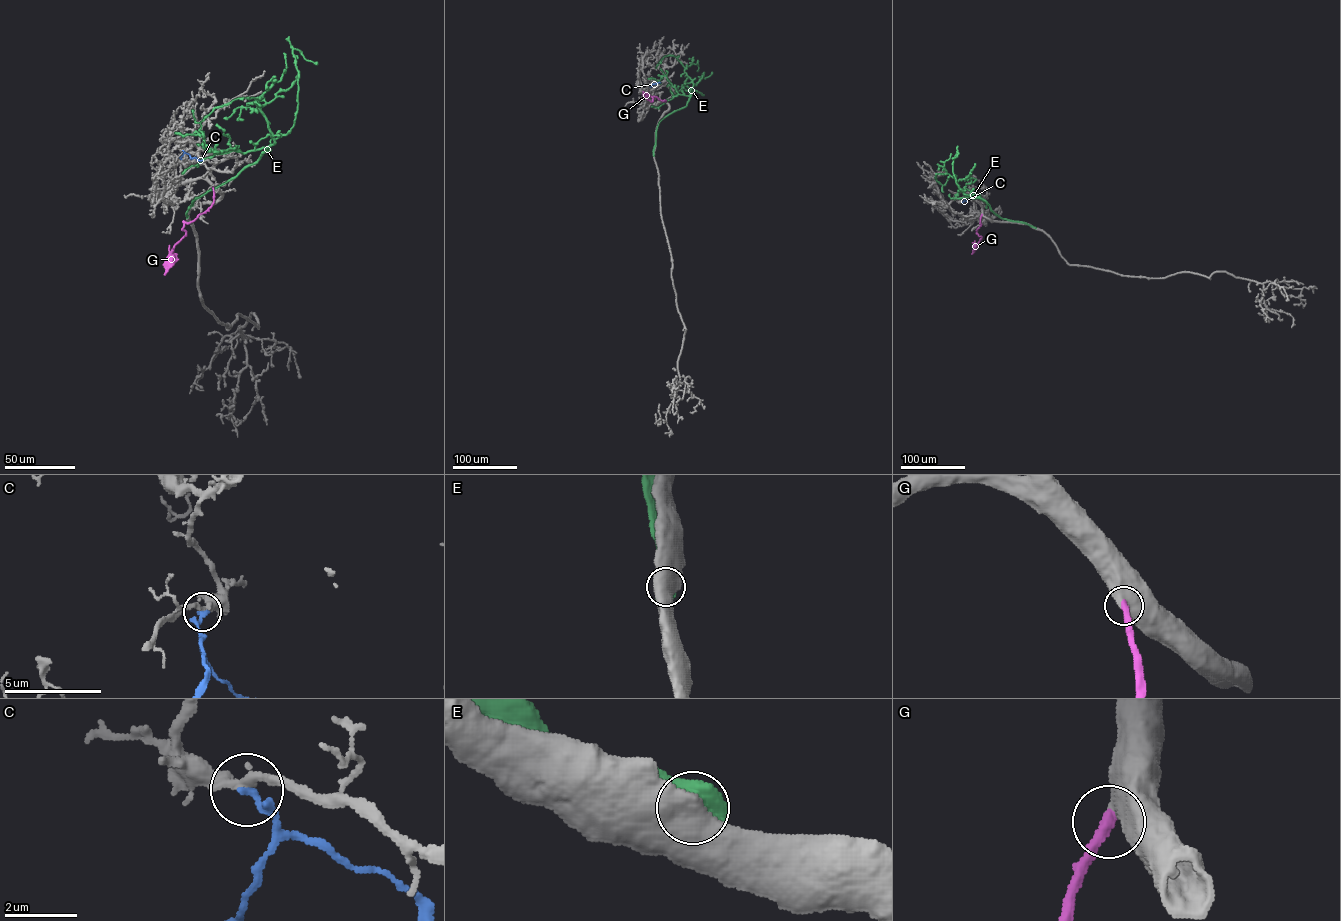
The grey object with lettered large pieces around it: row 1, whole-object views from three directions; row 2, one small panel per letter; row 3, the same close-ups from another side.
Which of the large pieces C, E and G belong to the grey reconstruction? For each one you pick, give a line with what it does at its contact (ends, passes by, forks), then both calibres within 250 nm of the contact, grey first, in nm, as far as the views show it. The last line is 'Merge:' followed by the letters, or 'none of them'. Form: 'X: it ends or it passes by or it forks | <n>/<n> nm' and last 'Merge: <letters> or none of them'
G: it ends | 600/360 nm
Merge: G

